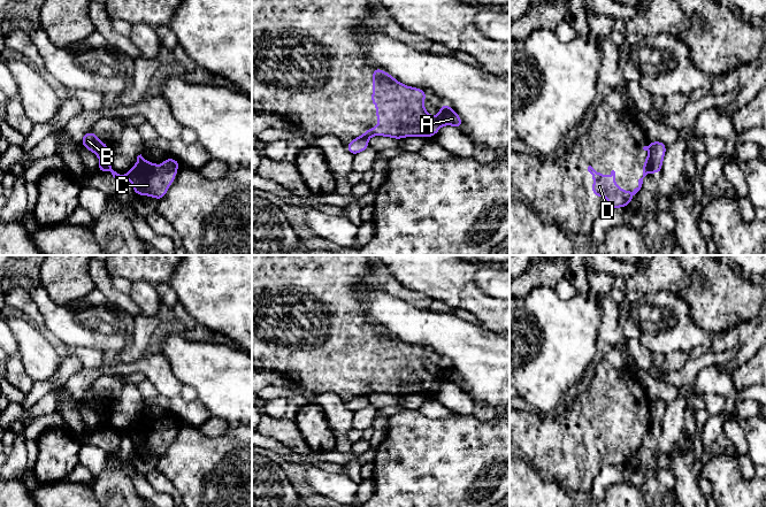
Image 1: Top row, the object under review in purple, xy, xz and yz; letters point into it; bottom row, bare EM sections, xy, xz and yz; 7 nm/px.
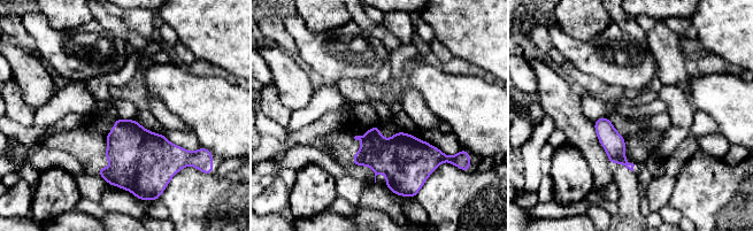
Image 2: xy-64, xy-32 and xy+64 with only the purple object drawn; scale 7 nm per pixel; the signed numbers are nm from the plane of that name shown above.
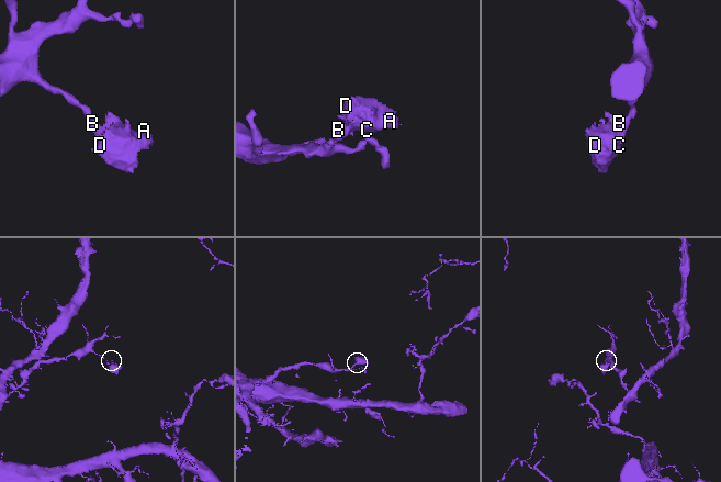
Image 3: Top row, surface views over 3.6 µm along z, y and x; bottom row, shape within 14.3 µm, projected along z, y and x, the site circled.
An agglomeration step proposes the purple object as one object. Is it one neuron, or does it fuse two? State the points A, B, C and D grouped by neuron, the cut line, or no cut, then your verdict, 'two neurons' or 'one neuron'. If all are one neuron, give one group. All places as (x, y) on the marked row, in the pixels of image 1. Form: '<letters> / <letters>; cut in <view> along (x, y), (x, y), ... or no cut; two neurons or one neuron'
A C D / B; cut in xy along (109, 153), (106, 159), (98, 156); two neurons

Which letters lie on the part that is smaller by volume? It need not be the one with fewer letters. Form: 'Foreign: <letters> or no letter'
Foreign: A, C, D

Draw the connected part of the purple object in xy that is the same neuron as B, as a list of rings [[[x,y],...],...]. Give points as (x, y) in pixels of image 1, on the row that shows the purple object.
[[[89,131],[84,135],[81,140],[81,144],[95,153],[98,158],[108,160],[109,158],[109,146],[105,145],[94,133],[93,131]]]

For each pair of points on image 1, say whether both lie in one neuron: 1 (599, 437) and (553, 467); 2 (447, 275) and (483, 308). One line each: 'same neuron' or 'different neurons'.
1: same neuron
2: same neuron

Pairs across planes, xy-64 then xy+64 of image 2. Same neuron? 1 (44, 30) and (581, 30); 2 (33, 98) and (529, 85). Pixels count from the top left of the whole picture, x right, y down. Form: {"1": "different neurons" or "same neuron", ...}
{"1": "different neurons", "2": "different neurons"}

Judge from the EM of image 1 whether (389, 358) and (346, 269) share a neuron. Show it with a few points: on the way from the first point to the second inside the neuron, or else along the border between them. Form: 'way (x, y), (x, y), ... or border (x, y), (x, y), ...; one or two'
way (367, 336), (346, 315), (346, 291); one

